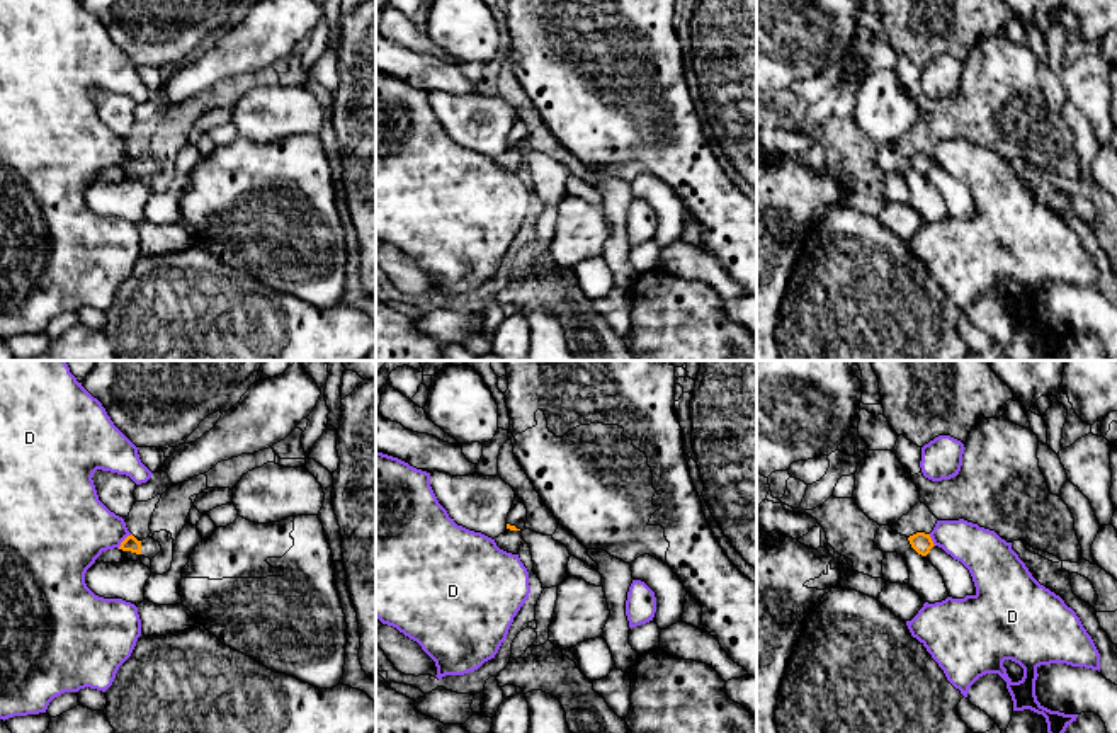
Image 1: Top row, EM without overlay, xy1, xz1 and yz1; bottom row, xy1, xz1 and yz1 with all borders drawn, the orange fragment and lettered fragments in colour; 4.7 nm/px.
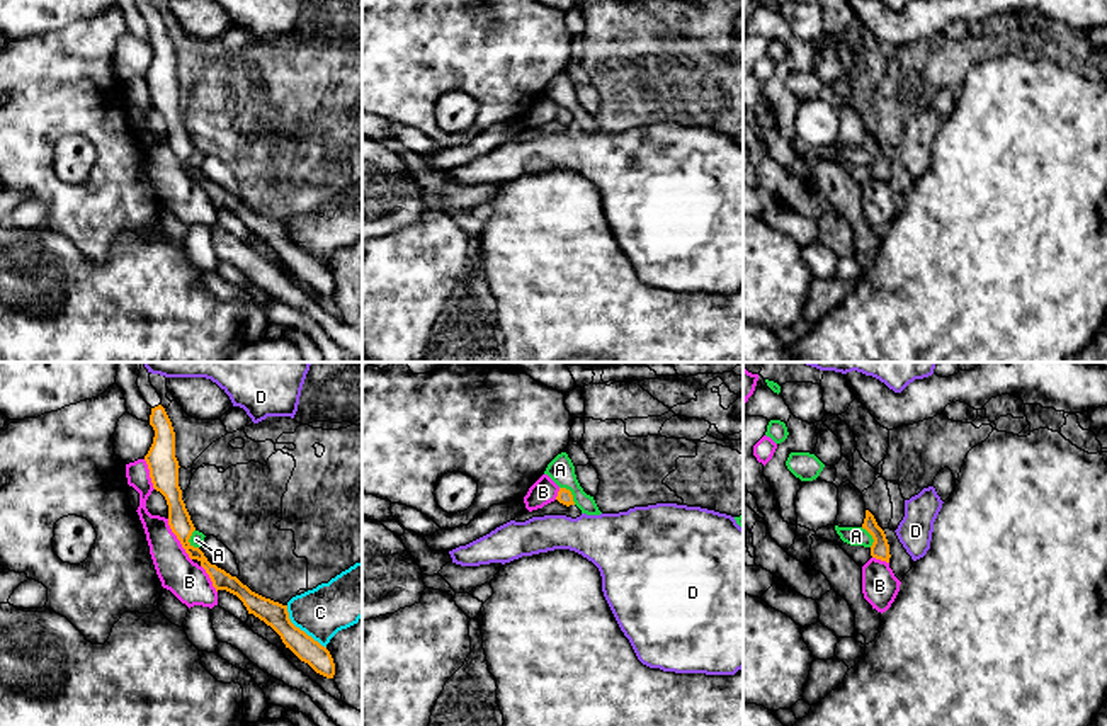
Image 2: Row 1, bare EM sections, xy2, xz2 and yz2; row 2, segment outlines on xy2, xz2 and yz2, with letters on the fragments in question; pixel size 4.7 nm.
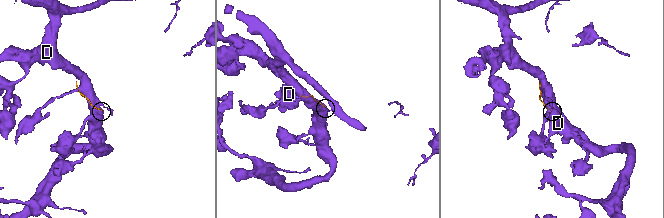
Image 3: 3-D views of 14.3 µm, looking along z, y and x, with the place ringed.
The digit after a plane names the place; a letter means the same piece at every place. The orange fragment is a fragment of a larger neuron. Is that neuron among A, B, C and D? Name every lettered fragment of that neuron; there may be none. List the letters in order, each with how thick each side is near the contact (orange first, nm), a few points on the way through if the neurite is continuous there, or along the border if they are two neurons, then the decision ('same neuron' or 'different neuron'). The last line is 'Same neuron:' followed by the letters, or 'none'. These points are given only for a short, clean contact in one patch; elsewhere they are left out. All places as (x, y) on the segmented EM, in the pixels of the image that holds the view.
A: 70/120 nm | along xz2 (560, 487), (570, 492), (575, 504) | different neuron
B: 110/190 nm | different neuron
C: 120/240 nm | different neuron
D: 70/360 nm | different neuron
Same neuron: none

